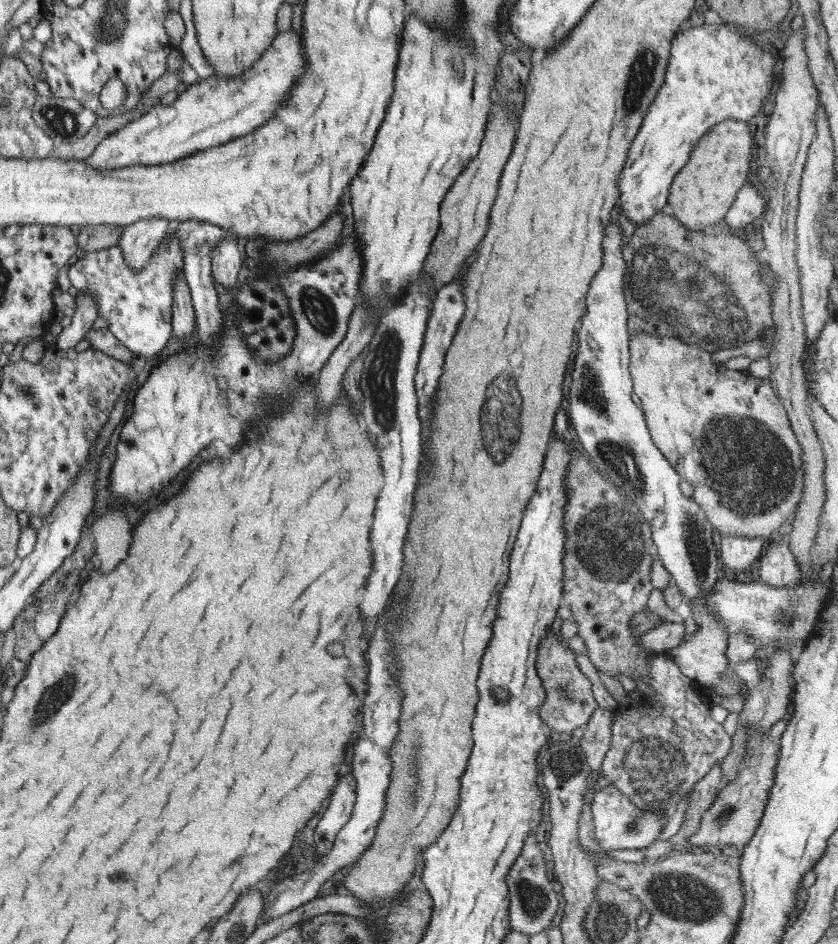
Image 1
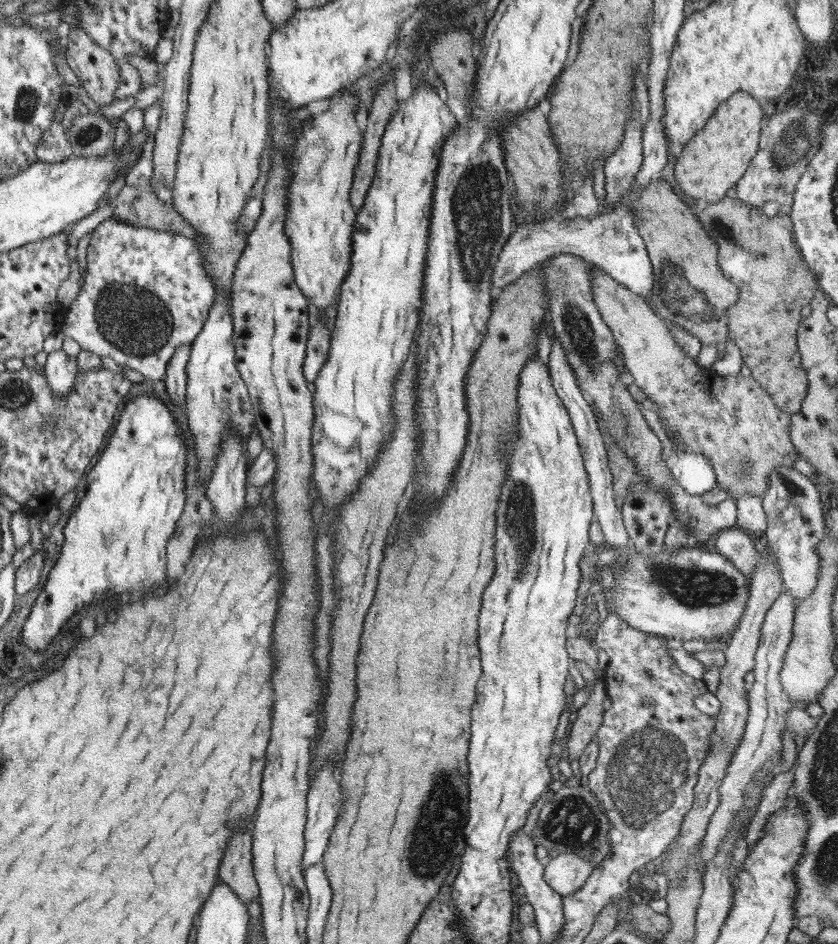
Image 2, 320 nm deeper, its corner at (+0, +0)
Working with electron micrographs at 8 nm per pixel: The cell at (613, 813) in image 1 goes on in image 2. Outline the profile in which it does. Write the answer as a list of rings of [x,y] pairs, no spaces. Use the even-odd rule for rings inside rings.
[[[563,854],[545,864],[542,879],[563,897],[579,890],[592,872],[592,864],[588,860],[573,854]]]

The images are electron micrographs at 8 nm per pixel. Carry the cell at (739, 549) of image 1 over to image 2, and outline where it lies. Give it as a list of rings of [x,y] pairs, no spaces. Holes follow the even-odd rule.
[[[741,496],[735,502],[736,520],[734,528],[749,532],[753,536],[765,536],[765,514],[762,500],[758,496]]]

